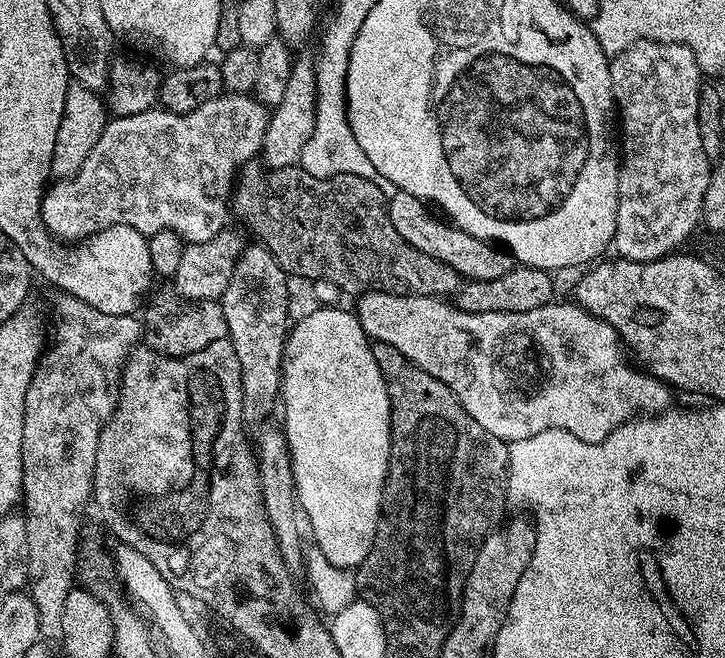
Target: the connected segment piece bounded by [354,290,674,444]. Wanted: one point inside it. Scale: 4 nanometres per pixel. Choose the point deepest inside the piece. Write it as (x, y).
(516, 373)

